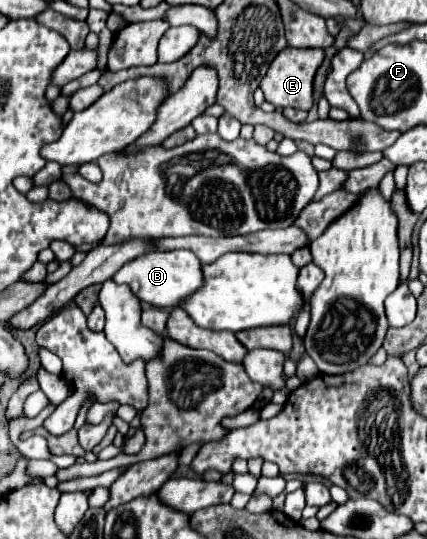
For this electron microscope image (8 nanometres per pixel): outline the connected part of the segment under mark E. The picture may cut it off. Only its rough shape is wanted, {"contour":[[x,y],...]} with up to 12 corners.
{"contour":[[286,47],[260,83],[284,109],[314,105],[320,49]]}

